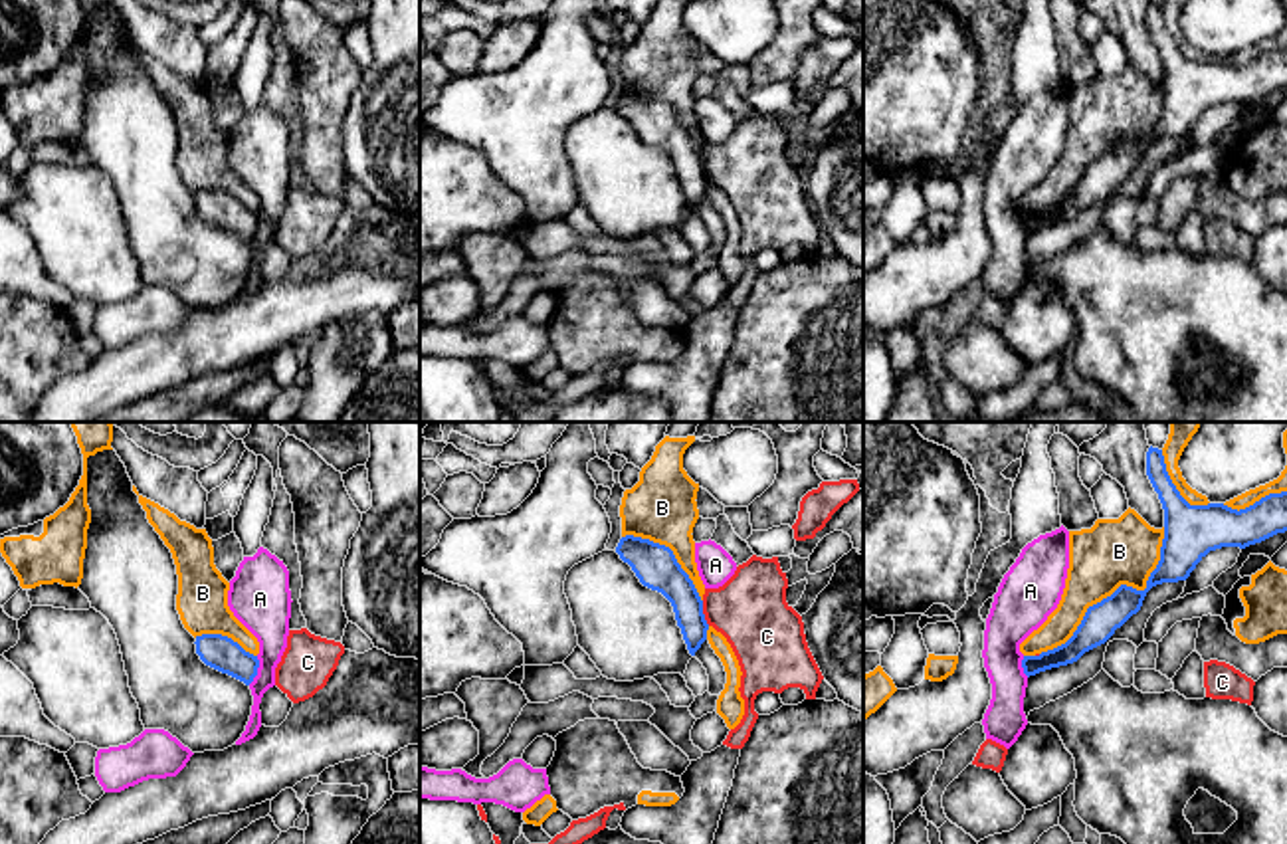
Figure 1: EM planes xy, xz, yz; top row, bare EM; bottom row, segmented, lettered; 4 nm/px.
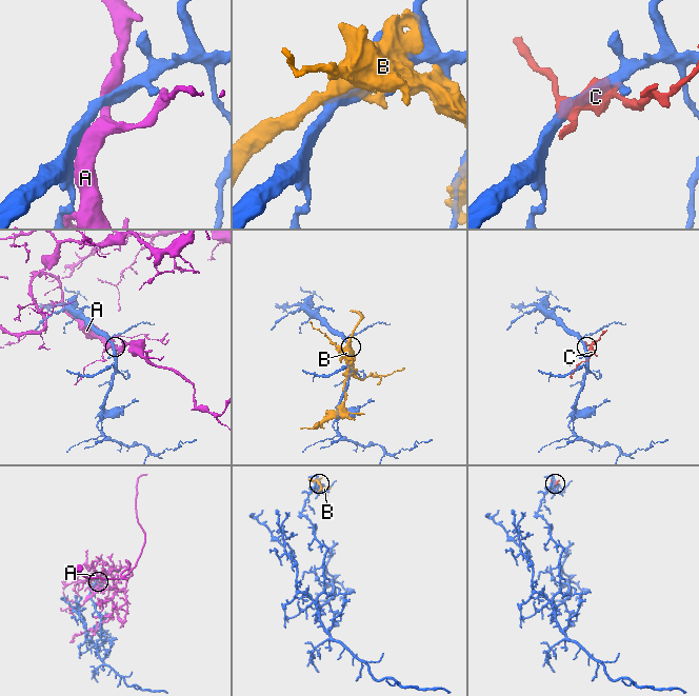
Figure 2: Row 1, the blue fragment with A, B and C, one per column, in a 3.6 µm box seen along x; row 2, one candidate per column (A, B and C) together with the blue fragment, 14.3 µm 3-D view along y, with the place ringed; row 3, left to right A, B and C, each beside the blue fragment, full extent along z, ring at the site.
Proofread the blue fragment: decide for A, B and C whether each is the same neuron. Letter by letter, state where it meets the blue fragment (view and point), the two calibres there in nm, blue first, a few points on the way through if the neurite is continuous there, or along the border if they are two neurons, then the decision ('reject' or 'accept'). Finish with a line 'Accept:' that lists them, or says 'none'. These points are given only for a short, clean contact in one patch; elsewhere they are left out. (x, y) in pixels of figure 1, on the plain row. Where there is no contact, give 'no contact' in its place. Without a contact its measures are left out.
A: contact xy (256, 226); calibres 140 and 200 nm; reject
B: contact yz (1119, 143); calibres 140 and 280 nm; reject
C: contact xz (701, 169); calibres 170 and 300 nm; border xz (701, 157), (701, 169), (709, 181); reject
Accept: none

